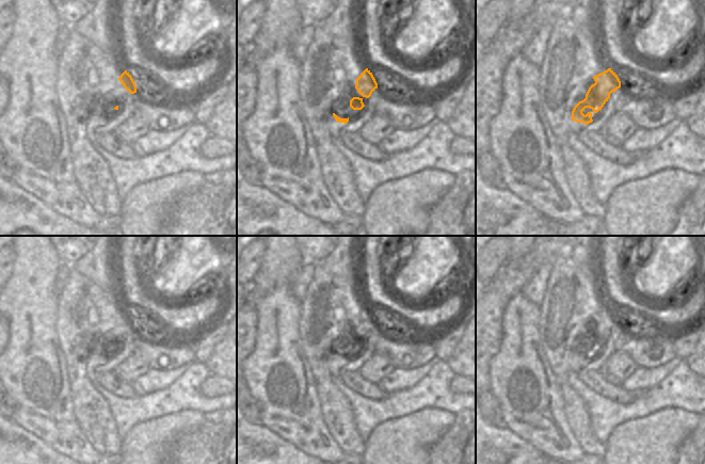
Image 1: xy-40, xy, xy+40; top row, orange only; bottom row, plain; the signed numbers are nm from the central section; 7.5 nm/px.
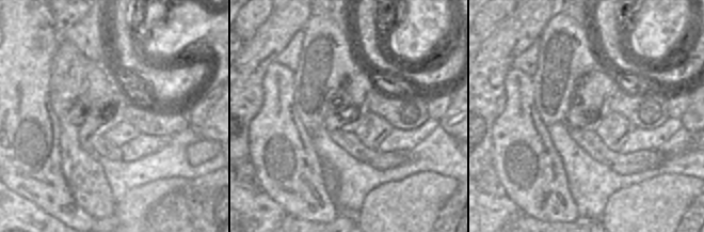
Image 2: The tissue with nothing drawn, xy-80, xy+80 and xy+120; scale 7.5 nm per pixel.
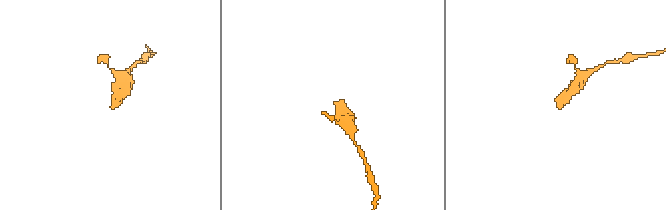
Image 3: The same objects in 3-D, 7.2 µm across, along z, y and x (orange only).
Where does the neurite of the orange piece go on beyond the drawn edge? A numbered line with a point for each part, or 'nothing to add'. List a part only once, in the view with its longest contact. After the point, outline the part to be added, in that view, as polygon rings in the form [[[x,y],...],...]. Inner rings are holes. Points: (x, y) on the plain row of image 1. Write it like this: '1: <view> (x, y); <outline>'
1: xy+40 (598, 357); [[[615,331],[610,333],[610,337],[606,340],[604,346],[595,352],[592,348],[586,347],[582,352],[586,354],[588,351],[592,352],[593,361],[586,364],[583,362],[577,362],[575,359],[570,361],[570,370],[573,372],[579,372],[583,368],[588,368],[590,370],[599,370],[602,365],[610,357],[612,352],[614,351],[614,335]]]

